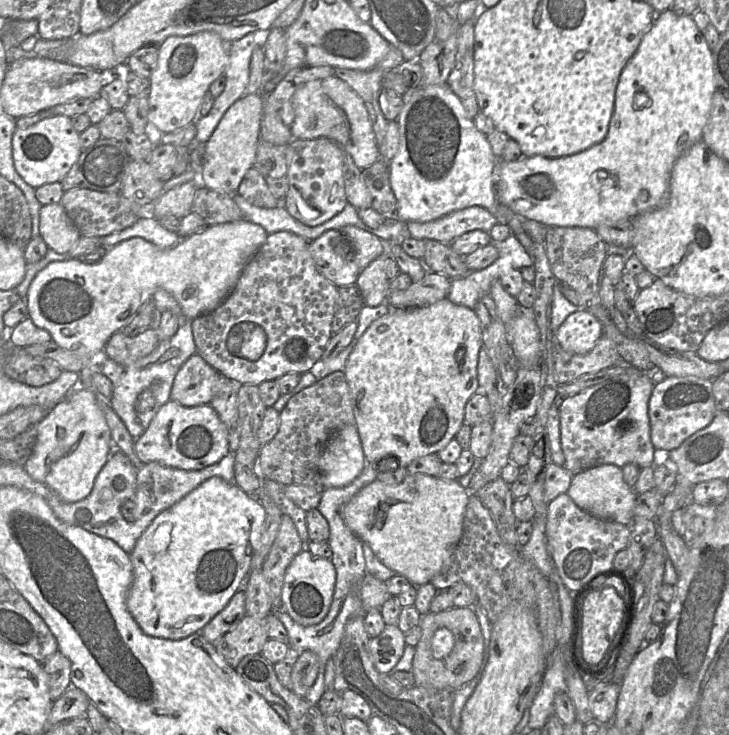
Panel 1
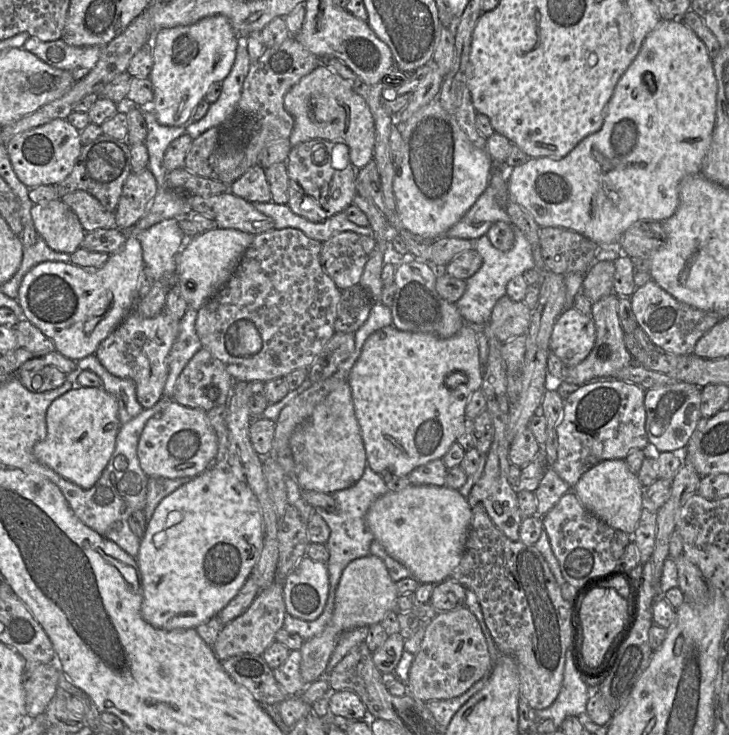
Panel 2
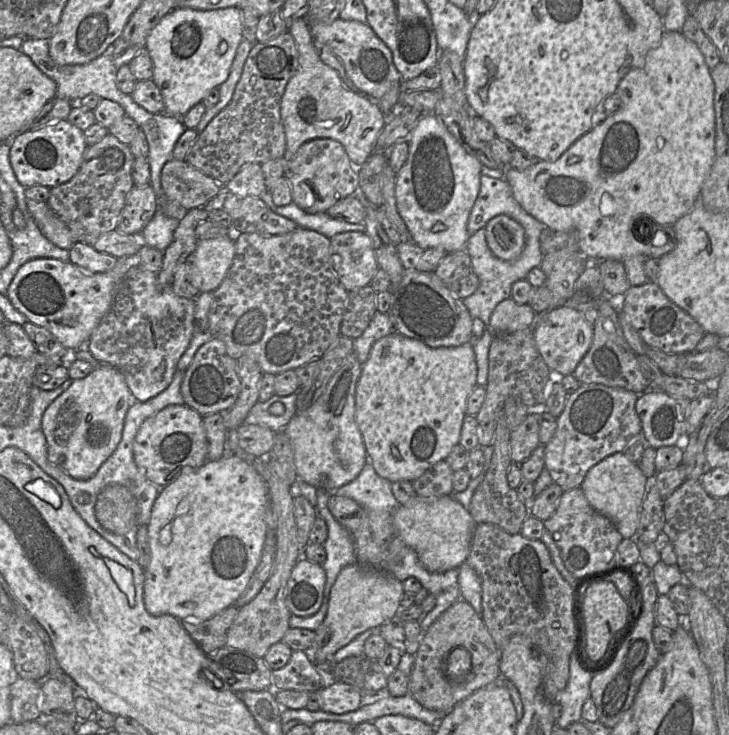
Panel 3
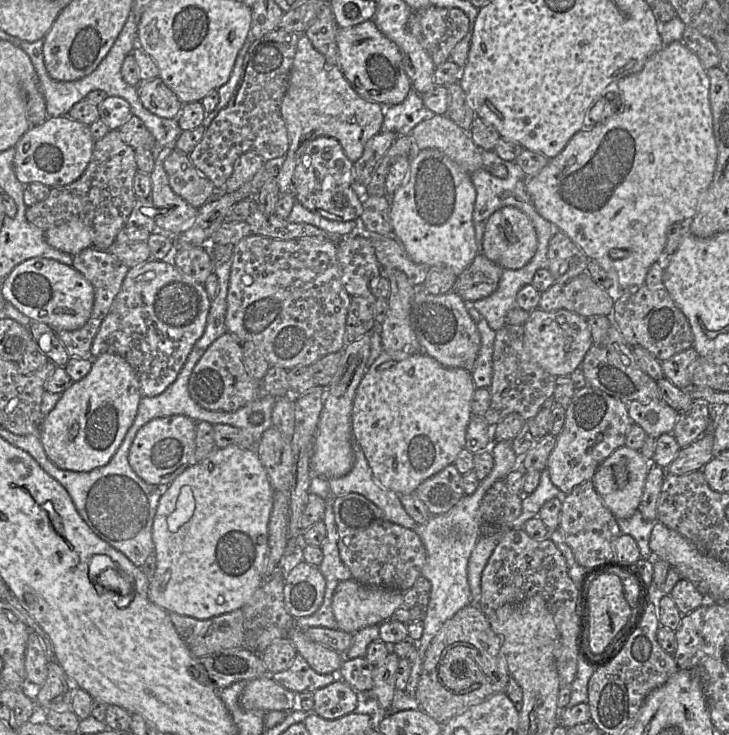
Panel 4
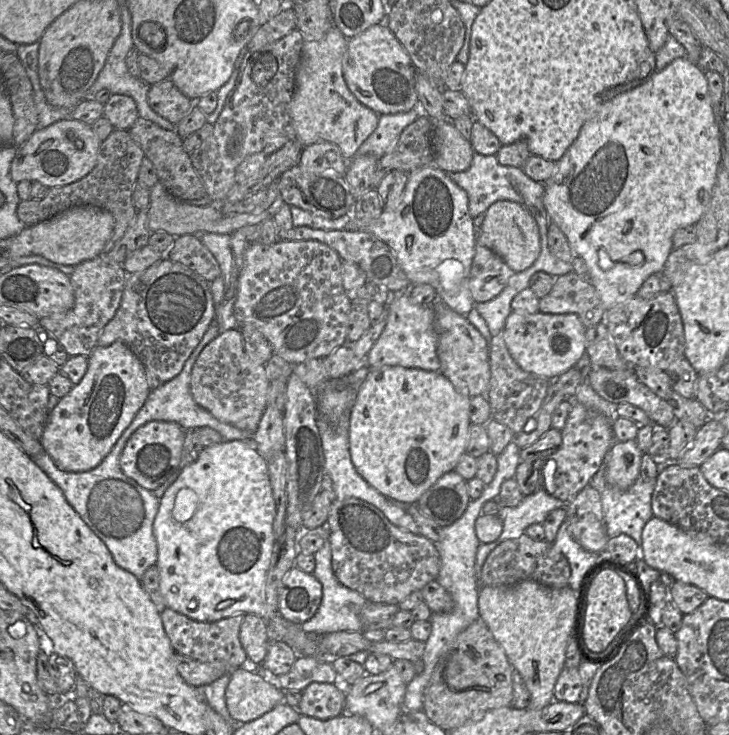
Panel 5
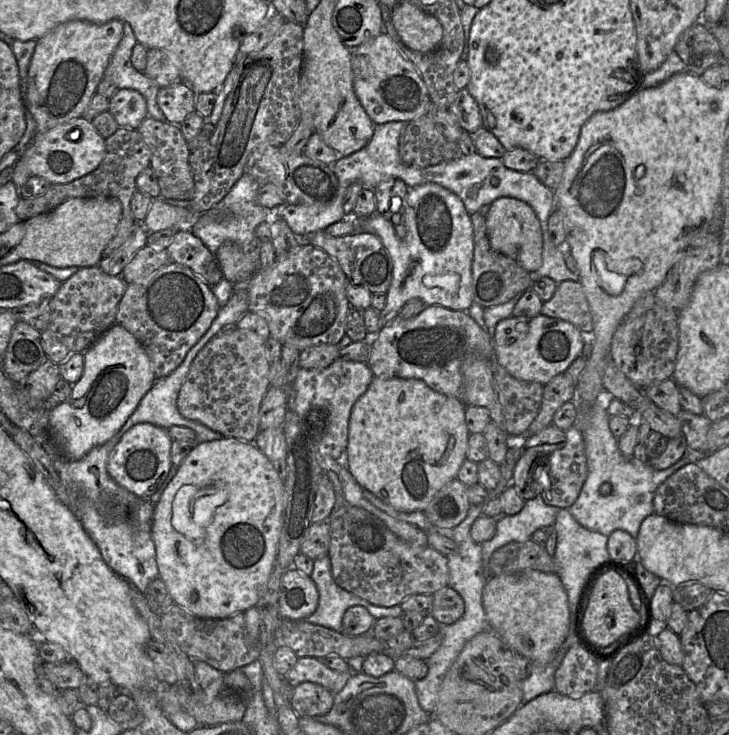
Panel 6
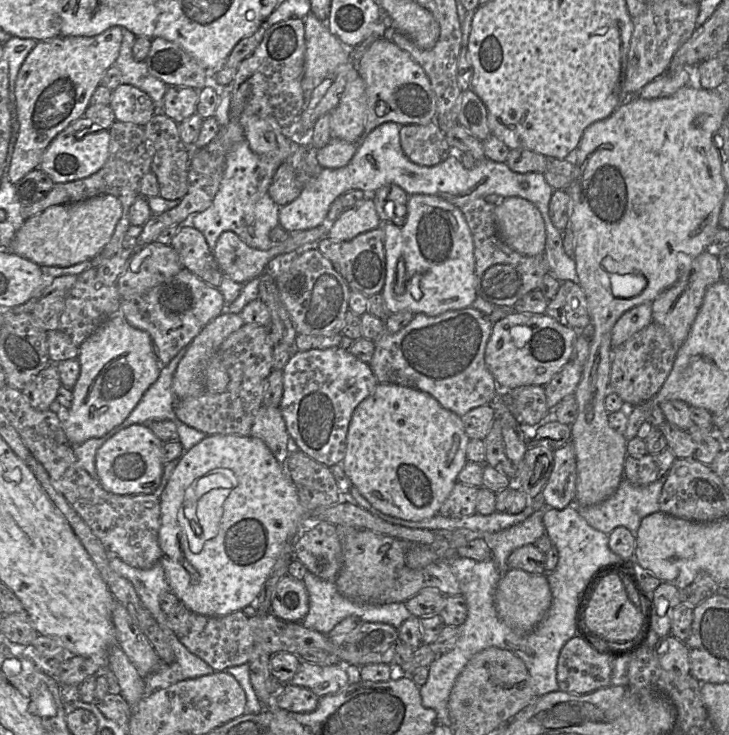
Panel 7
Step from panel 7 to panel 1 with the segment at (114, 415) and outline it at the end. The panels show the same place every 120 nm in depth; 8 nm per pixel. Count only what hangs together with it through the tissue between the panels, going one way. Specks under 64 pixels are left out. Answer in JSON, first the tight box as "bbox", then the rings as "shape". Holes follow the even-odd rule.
{"bbox":[23,388,113,503],"shape":[[[76,388],[62,399],[35,426],[36,443],[23,464],[29,476],[50,488],[67,503],[86,498],[95,479],[111,455],[113,446],[110,429],[92,390]]]}

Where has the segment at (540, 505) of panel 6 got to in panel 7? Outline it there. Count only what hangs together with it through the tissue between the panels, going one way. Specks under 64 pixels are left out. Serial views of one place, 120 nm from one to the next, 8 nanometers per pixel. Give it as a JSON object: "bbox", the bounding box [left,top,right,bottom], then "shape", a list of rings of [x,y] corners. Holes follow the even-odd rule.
{"bbox":[483,510,545,573],"shape":[[[537,510],[516,525],[483,535],[483,539],[491,549],[492,560],[501,573],[505,573],[509,569],[507,560],[516,548],[526,544],[533,544],[545,534],[543,513],[544,510]]]}

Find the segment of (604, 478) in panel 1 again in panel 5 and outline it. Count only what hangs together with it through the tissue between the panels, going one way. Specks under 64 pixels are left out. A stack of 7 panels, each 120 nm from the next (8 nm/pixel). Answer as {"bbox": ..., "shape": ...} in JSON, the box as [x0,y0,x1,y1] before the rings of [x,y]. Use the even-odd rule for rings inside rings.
{"bbox":[606,440,643,489],"shape":[[[636,440],[616,441],[606,454],[606,482],[620,489],[629,488],[640,475],[643,452]]]}

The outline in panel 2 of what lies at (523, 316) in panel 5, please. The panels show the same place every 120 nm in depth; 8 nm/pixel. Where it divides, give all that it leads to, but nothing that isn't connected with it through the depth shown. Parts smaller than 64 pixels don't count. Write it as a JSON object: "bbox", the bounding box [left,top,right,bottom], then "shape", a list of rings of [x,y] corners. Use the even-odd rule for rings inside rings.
{"bbox":[549,307,596,367],"shape":[[[575,307],[564,310],[556,319],[550,336],[549,349],[565,366],[571,367],[583,361],[596,341],[596,326],[592,316],[585,315]]]}

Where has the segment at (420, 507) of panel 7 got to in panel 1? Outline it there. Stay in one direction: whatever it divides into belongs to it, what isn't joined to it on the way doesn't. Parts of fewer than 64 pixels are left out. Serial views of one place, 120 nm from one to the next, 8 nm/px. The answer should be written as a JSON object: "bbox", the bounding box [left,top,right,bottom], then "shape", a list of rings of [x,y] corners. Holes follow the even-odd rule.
{"bbox":[344,297,482,467],"shape":[[[447,297],[422,307],[390,309],[386,315],[373,321],[349,354],[344,369],[350,390],[355,425],[359,433],[366,461],[375,463],[381,458],[393,456],[398,459],[398,466],[406,467],[413,459],[430,453],[437,453],[444,448],[448,442],[455,437],[463,424],[465,405],[468,399],[476,393],[478,389],[477,365],[479,351],[482,346],[480,322],[474,310],[466,306],[454,304]]]}

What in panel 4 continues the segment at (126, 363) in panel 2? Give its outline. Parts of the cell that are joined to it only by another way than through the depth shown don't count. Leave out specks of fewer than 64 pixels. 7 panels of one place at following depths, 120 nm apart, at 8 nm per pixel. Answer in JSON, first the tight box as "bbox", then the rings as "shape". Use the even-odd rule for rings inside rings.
{"bbox":[90,259,211,396],"shape":[[[150,259],[137,267],[129,268],[110,311],[93,339],[90,358],[94,359],[105,353],[122,357],[133,368],[142,396],[157,396],[176,380],[195,343],[203,335],[210,305],[211,299],[204,285],[181,272],[170,259]]]}

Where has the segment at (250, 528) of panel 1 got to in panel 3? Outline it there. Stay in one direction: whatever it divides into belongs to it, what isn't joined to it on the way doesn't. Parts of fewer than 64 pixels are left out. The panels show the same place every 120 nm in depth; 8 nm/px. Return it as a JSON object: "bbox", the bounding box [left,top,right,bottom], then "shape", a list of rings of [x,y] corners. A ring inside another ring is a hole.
{"bbox":[143,453,269,621],"shape":[[[228,453],[219,460],[206,461],[199,468],[183,473],[172,484],[161,488],[153,504],[147,528],[147,537],[151,553],[150,563],[144,570],[145,584],[143,597],[147,612],[153,616],[164,614],[172,615],[180,621],[205,621],[232,606],[246,589],[261,558],[266,541],[266,510],[268,506],[269,488],[264,478],[255,470],[250,462]]]}

